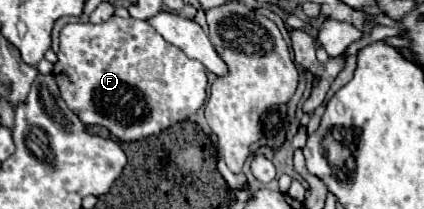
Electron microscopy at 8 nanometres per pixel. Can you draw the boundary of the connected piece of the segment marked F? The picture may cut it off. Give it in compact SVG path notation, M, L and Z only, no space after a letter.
M111 17L99 25L69 23L59 35L55 81L67 107L81 117L85 125L101 125L121 141L139 141L161 133L169 125L185 121L205 103L207 75L203 63L187 57L181 49L169 45L147 21Z

